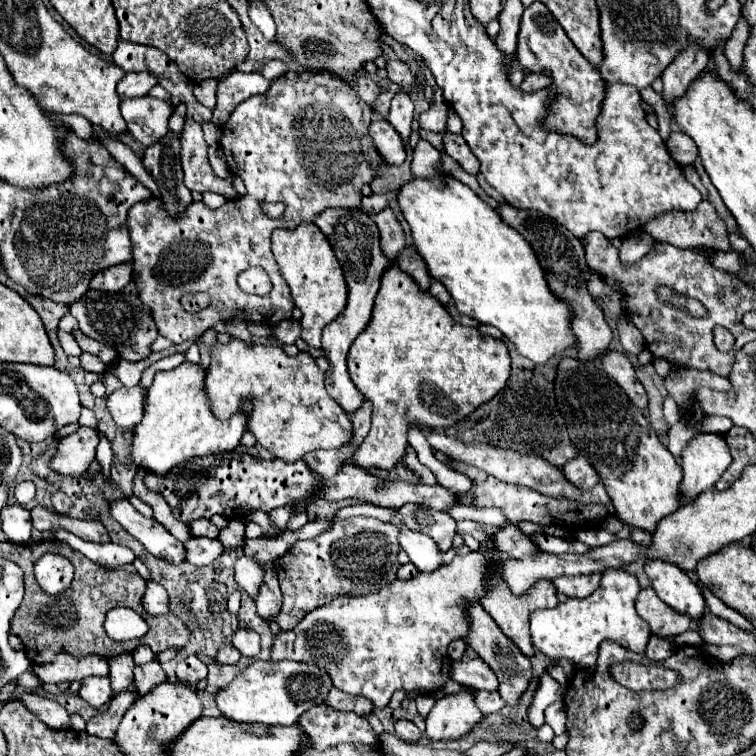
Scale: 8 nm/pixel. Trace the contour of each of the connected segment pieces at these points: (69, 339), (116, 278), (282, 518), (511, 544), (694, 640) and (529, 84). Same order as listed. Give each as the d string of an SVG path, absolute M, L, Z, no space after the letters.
M58 332L58 336L60 336L60 344L62 344L62 348L64 348L66 354L70 354L70 356L80 356L82 354L82 350L78 348L78 344L76 344L76 340L74 340L72 334Z
M118 264L114 268L100 270L94 280L90 280L92 290L104 290L104 292L120 292L124 286L132 280L132 266L130 264Z
M282 506L282 508L276 508L276 510L272 510L270 514L272 514L274 522L278 524L280 532L284 532L284 530L286 530L286 524L288 524L288 518L294 514L294 510L292 510L292 506Z
M506 526L498 532L498 536L494 538L496 548L500 554L506 554L508 558L524 558L524 556L534 556L540 550L536 548L536 544L532 544L530 536L524 534L520 528L516 526Z
M688 629L686 632L675 637L675 643L680 646L696 646L701 645L703 641L696 630Z
M528 74L524 78L524 82L520 84L520 88L522 88L522 92L538 92L538 90L548 88L550 82L552 80L548 76L544 76L544 74Z

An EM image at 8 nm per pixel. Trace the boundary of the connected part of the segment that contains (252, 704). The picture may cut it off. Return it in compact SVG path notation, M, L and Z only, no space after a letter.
M256 660L246 666L226 688L216 696L216 706L224 718L244 724L266 724L266 726L292 726L302 712L322 704L332 688L332 680L326 672L320 674L320 668L314 664L302 662L272 662Z

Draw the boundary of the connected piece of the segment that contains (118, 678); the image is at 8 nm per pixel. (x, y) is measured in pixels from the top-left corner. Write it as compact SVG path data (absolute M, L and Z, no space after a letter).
M122 654L122 656L110 658L110 680L112 680L112 688L116 692L126 690L132 684L132 676L134 676L132 654Z

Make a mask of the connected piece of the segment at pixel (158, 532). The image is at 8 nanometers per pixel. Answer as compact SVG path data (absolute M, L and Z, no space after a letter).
M126 498L108 504L110 504L110 516L116 522L120 522L122 528L128 530L136 540L140 540L152 556L170 560L172 564L186 562L184 544L176 540L160 522L142 516L138 510L134 510L134 506Z

